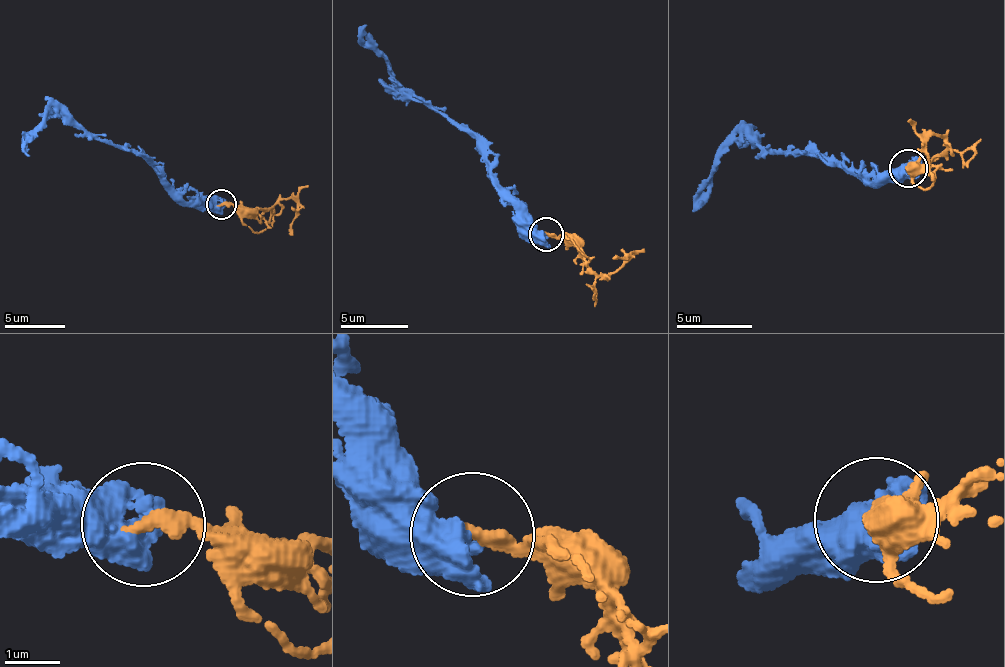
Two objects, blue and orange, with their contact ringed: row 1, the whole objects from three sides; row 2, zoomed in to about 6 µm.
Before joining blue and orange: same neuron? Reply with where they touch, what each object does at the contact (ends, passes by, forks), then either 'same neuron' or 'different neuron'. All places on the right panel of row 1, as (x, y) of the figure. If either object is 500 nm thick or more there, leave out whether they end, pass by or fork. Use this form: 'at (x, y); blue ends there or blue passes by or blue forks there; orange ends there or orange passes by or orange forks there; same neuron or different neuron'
at (908, 168); different neuron

